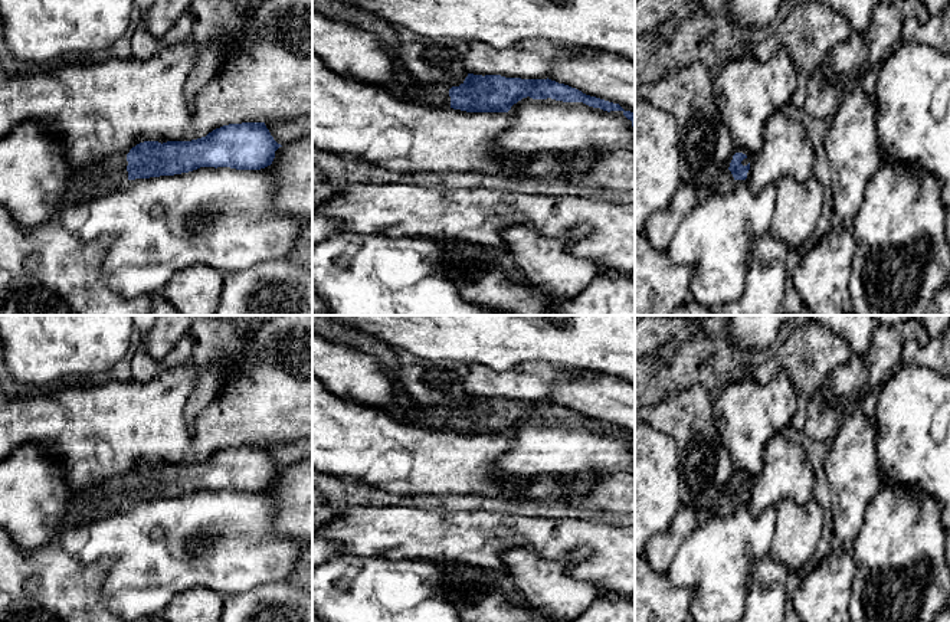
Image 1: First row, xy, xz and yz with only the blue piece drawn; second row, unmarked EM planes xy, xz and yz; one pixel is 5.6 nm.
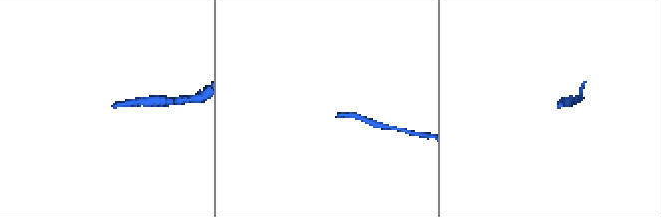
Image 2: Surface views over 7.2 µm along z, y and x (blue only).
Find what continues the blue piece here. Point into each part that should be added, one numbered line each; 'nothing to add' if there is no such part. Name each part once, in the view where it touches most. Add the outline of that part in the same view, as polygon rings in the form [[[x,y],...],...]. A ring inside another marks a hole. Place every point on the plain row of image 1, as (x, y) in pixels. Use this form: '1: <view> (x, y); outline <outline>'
1: xy (100, 501); outline [[[114,478],[76,491],[68,510],[66,533],[89,527],[95,520],[124,508],[128,502],[127,488],[127,478]]]

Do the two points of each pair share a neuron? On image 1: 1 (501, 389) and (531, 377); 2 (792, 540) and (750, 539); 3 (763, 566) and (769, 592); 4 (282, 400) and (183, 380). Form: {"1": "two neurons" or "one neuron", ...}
{"1": "one neuron", "2": "two neurons", "3": "one neuron", "4": "one neuron"}

